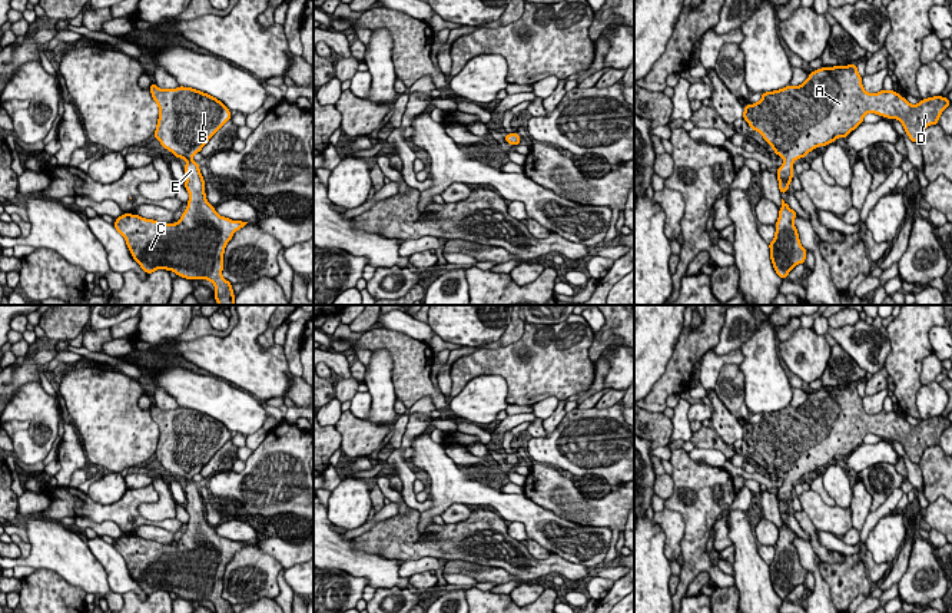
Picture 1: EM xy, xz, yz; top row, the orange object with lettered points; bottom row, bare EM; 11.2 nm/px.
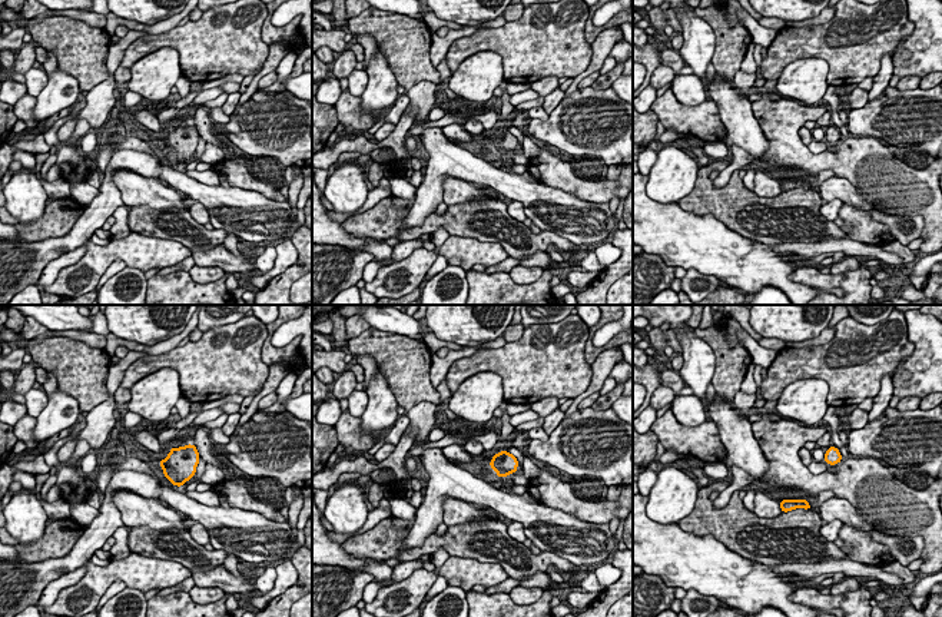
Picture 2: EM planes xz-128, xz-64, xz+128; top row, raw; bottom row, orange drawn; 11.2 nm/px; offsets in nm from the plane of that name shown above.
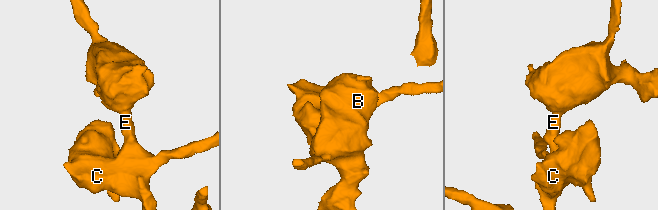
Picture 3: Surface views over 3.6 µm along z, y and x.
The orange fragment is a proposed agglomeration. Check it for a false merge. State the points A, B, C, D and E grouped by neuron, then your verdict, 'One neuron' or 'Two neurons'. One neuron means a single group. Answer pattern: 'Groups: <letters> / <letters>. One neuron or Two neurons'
Groups: A B C D E. One neuron

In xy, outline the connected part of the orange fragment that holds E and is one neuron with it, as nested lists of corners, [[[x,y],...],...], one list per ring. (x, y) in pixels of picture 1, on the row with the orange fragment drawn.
[[[152,83],[149,89],[159,107],[155,139],[175,158],[188,162],[188,206],[176,223],[125,213],[113,226],[143,272],[166,269],[186,279],[210,281],[218,305],[235,305],[232,284],[222,276],[223,254],[233,233],[248,222],[216,213],[206,199],[199,163],[192,160],[232,119],[230,110],[216,97],[192,87],[160,89]]]

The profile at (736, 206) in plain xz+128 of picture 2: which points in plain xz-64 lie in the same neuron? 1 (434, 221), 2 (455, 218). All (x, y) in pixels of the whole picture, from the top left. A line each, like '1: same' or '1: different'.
1: same
2: same

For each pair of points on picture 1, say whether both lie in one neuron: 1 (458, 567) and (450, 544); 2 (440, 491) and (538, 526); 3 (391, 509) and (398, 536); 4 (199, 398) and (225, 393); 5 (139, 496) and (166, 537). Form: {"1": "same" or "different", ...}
{"1": "different", "2": "same", "3": "different", "4": "same", "5": "different"}

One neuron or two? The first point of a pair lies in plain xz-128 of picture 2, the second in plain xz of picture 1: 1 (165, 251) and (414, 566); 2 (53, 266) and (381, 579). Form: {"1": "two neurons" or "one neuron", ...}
{"1": "two neurons", "2": "two neurons"}

